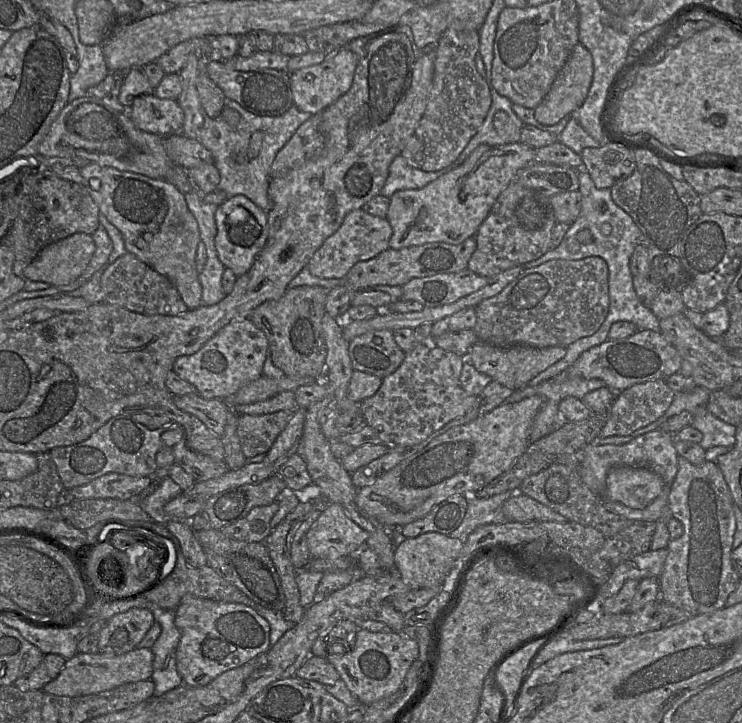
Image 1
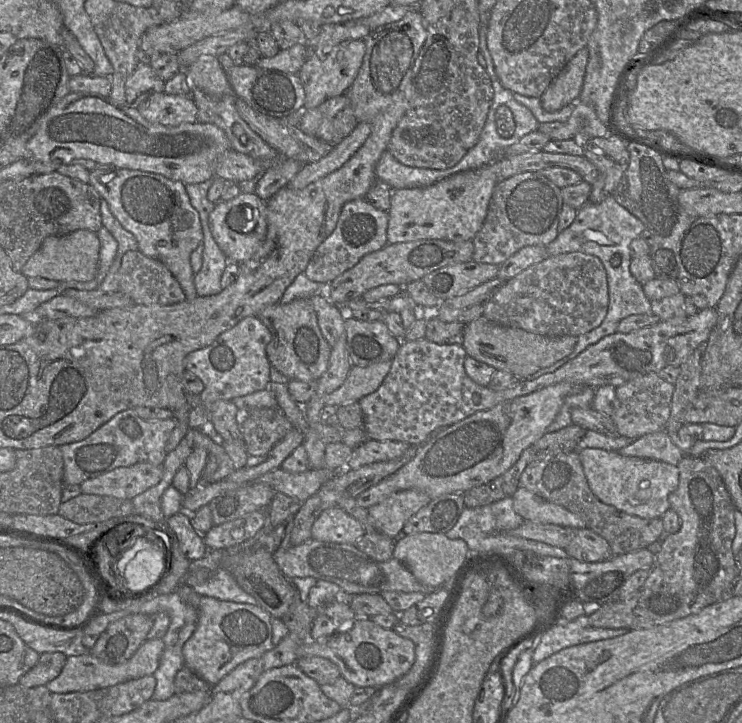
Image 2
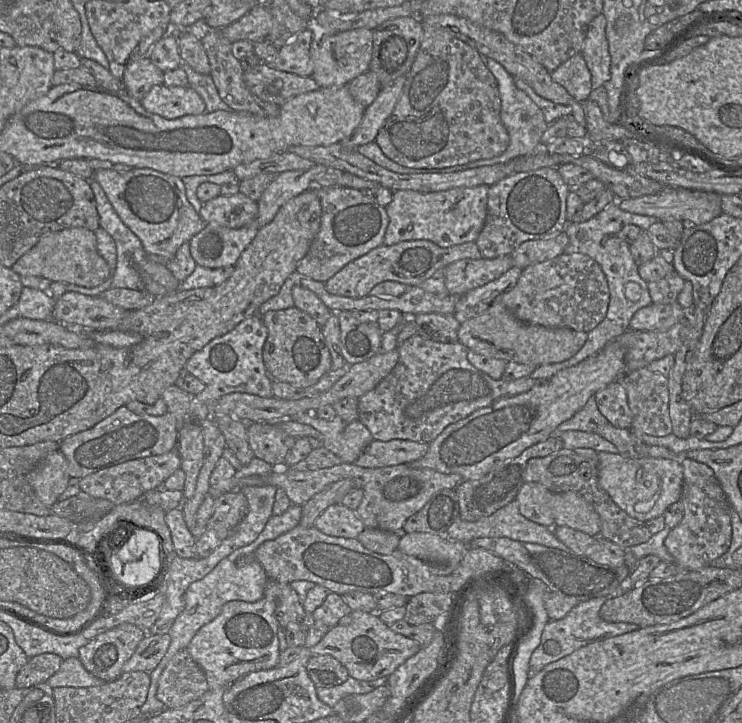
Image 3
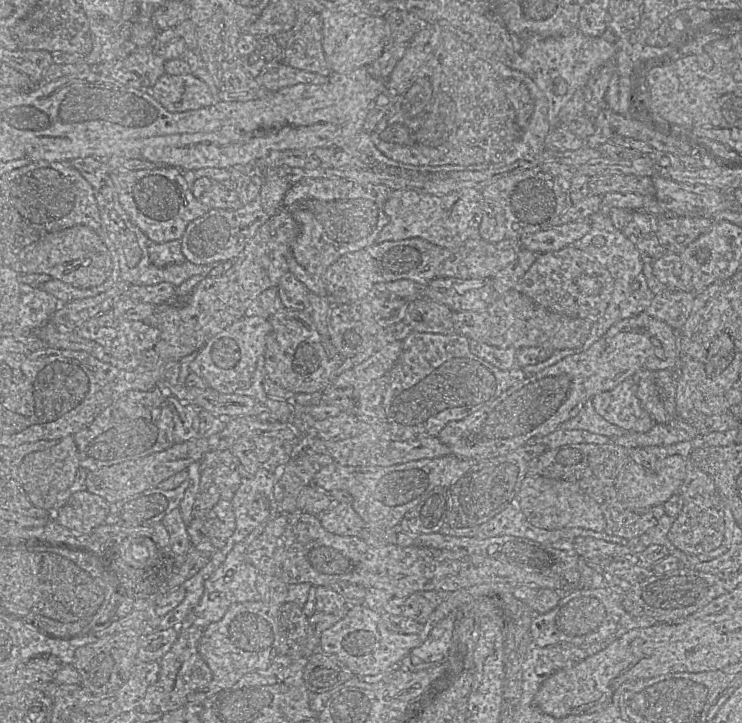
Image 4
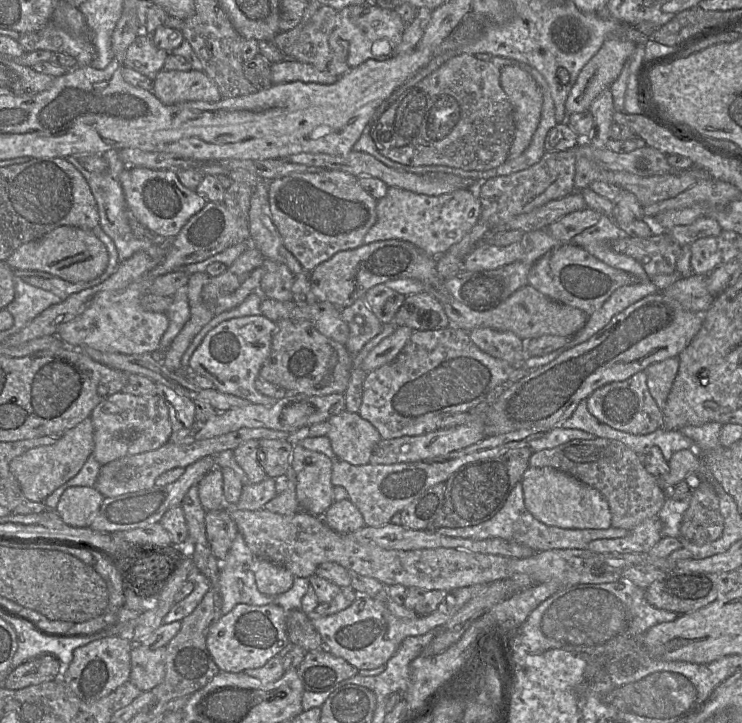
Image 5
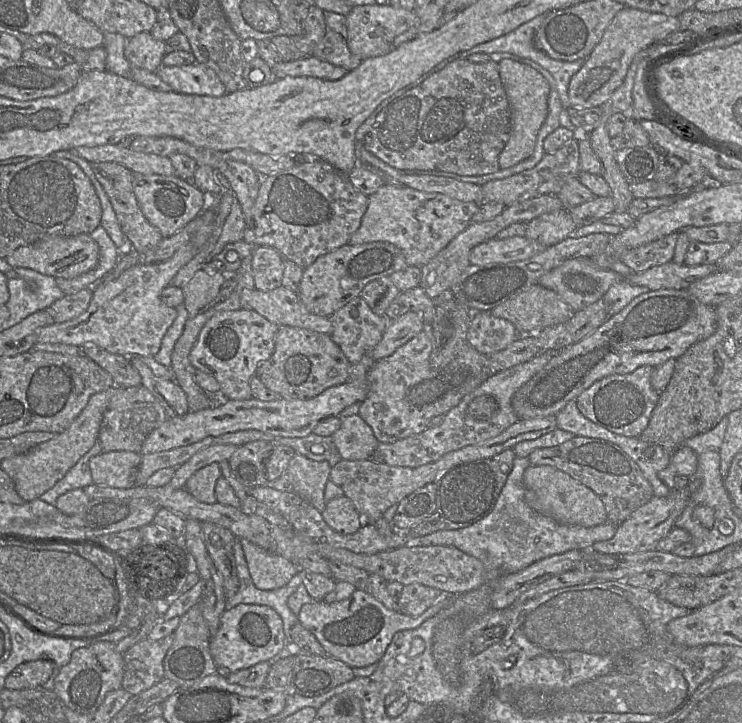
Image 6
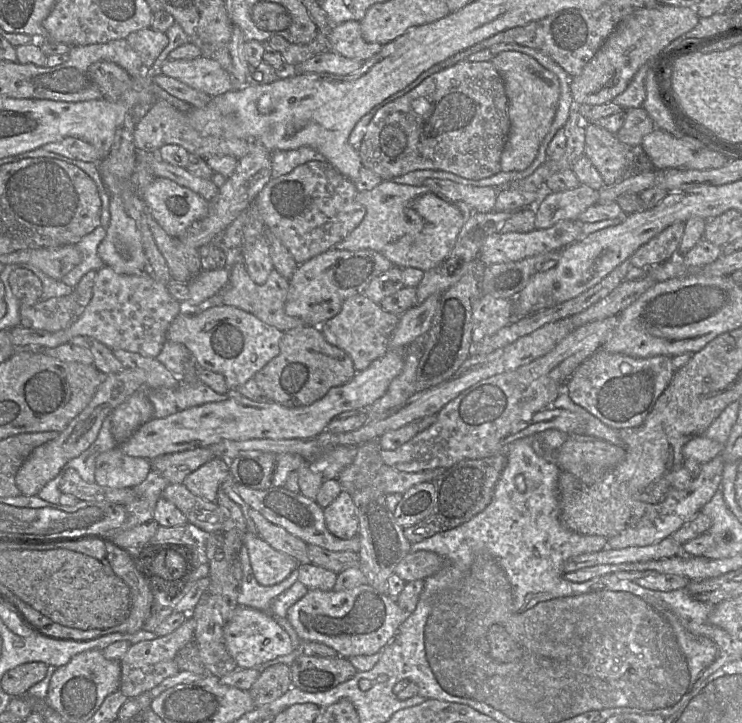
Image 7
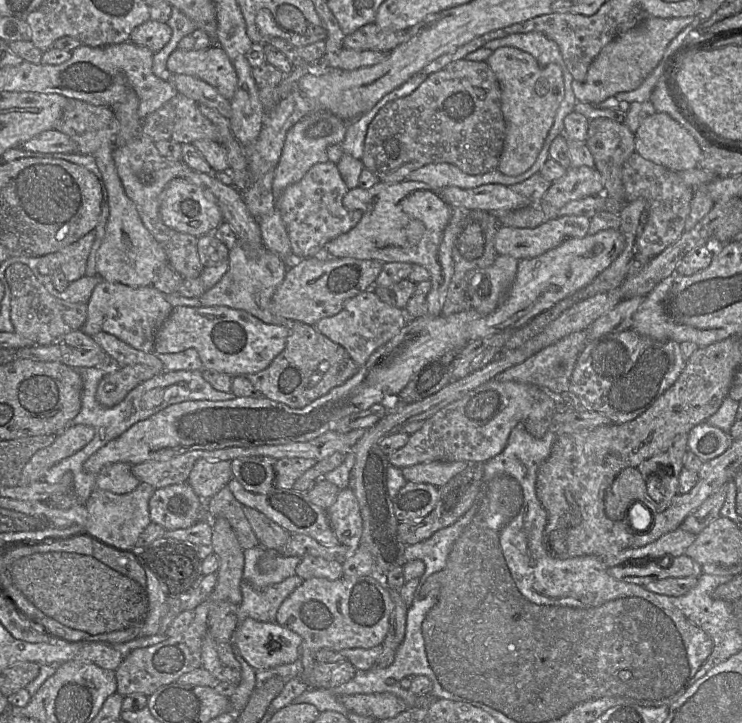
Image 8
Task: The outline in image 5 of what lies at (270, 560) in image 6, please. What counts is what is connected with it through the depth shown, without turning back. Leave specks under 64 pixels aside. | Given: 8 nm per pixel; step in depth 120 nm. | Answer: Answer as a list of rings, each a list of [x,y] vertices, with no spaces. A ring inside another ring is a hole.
[[[254,556],[253,573],[259,592],[269,596],[276,596],[288,591],[295,578],[284,567]]]

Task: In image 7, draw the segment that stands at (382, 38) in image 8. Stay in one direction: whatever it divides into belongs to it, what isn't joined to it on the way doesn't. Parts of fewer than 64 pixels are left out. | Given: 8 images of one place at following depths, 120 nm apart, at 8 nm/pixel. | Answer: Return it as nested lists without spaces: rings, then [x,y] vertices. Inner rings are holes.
[[[360,21],[334,25],[328,35],[328,48],[346,58],[367,61],[378,54],[383,45],[368,43],[361,32]]]

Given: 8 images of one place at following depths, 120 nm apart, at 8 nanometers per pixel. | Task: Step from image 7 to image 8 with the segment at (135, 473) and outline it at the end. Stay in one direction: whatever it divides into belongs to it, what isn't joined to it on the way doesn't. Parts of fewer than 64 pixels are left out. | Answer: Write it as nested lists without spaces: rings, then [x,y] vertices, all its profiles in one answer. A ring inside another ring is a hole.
[[[112,463],[102,468],[95,476],[95,488],[115,494],[127,494],[135,490],[140,481],[132,473],[128,463]]]

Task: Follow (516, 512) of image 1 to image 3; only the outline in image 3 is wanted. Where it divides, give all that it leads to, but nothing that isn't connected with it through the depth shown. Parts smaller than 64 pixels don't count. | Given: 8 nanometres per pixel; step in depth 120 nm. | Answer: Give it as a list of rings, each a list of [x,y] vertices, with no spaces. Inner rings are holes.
[[[525,482],[516,496],[520,513],[527,519],[548,528],[568,526],[590,536],[601,533],[600,516],[591,503],[574,491],[552,492],[537,482]]]

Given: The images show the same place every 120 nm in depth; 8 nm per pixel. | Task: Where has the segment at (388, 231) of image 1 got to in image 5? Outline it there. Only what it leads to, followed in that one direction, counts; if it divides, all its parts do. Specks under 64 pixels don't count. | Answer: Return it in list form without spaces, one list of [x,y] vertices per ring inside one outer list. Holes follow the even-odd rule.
[[[309,168],[309,171],[292,173],[288,176],[267,181],[269,213],[275,224],[285,248],[296,258],[304,270],[308,273],[313,271],[318,265],[329,260],[332,256],[340,251],[352,250],[363,245],[363,239],[369,229],[377,221],[376,204],[377,200],[367,193],[358,182],[358,178],[339,170],[328,170],[324,168]]]

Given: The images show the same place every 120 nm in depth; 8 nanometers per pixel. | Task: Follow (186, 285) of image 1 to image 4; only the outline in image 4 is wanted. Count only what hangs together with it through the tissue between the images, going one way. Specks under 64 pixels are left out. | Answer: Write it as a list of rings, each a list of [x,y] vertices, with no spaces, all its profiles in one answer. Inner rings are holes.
[[[164,166],[142,170],[112,169],[110,177],[118,193],[119,202],[131,222],[152,242],[165,243],[180,239],[187,225],[210,209],[193,195],[183,171],[175,167]]]

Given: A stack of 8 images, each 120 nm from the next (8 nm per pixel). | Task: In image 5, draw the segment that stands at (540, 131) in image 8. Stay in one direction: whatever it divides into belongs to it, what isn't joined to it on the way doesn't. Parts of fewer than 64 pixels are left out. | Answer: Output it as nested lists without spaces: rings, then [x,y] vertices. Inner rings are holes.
[[[515,65],[500,68],[500,84],[514,109],[515,136],[507,158],[514,159],[531,143],[540,122],[543,96],[533,77]]]

